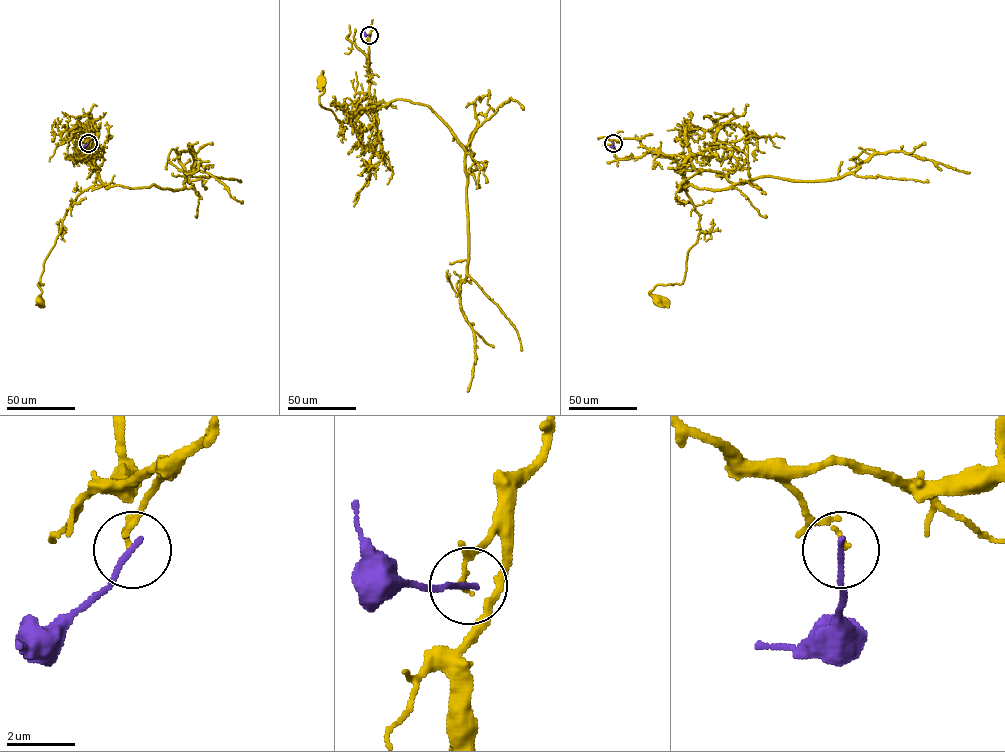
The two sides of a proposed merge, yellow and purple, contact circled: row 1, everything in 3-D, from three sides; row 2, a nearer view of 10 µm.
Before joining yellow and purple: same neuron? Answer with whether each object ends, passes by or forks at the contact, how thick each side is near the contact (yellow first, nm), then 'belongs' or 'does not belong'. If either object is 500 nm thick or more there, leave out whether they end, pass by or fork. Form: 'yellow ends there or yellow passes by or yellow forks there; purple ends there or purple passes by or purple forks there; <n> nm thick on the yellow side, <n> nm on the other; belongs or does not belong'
yellow ends there; purple ends there; 100 nm thick on the yellow side, 170 nm on the other; does not belong

